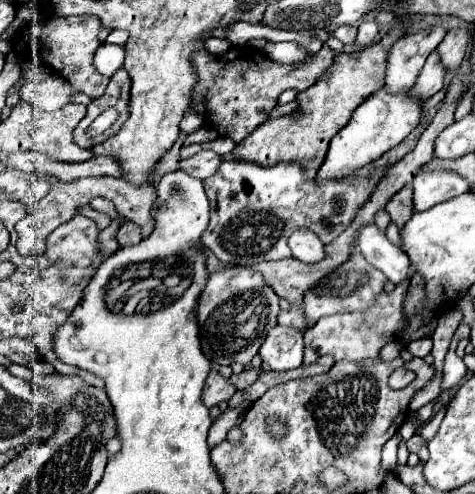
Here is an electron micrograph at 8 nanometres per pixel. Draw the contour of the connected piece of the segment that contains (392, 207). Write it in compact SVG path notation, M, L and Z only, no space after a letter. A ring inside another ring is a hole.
M412 185L402 187L388 203L386 203L386 211L392 217L392 221L398 225L398 229L402 229L402 225L412 217Z

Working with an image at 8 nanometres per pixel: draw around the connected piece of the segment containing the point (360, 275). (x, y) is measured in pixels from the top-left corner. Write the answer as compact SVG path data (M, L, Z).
M352 247L350 259L336 267L328 277L324 277L320 283L316 283L308 293L304 293L304 315L306 315L306 329L316 325L316 321L324 315L334 313L346 313L356 309L368 309L374 305L376 297L384 291L384 273L380 273L376 267L372 267L360 253L358 247Z

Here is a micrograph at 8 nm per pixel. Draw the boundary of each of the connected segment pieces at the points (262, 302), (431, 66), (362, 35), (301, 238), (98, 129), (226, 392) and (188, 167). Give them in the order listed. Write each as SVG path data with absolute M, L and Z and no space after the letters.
M240 267L212 273L196 305L204 355L220 365L230 365L234 361L248 365L264 343L268 331L276 325L278 313L278 297L258 271Z
M434 51L432 55L428 55L426 59L426 65L422 69L422 73L418 75L418 81L416 85L410 89L410 97L424 103L426 99L430 99L434 93L438 93L442 89L442 83L444 83L444 67L440 63L440 57L438 53Z
M364 21L364 23L360 23L360 27L358 27L356 45L370 45L376 35L378 35L378 23L376 23L376 21Z
M298 229L296 233L290 235L288 247L292 255L304 263L316 263L324 259L324 243L316 237L316 233L308 229Z
M106 109L106 111L90 125L90 131L88 131L88 133L90 133L90 135L100 135L100 133L104 133L104 131L116 121L116 117L118 117L118 115L116 115L114 109Z
M210 371L206 377L206 385L202 391L202 401L206 407L214 407L222 401L230 401L230 397L236 393L234 385L224 379L218 371Z
M202 149L192 157L180 159L180 169L196 179L206 179L216 173L220 163L220 155L216 155L212 149Z

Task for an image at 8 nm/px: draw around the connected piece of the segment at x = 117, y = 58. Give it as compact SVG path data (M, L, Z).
M102 43L94 53L94 67L98 73L110 77L112 73L116 73L118 67L122 67L124 57L126 57L126 51L122 45Z

